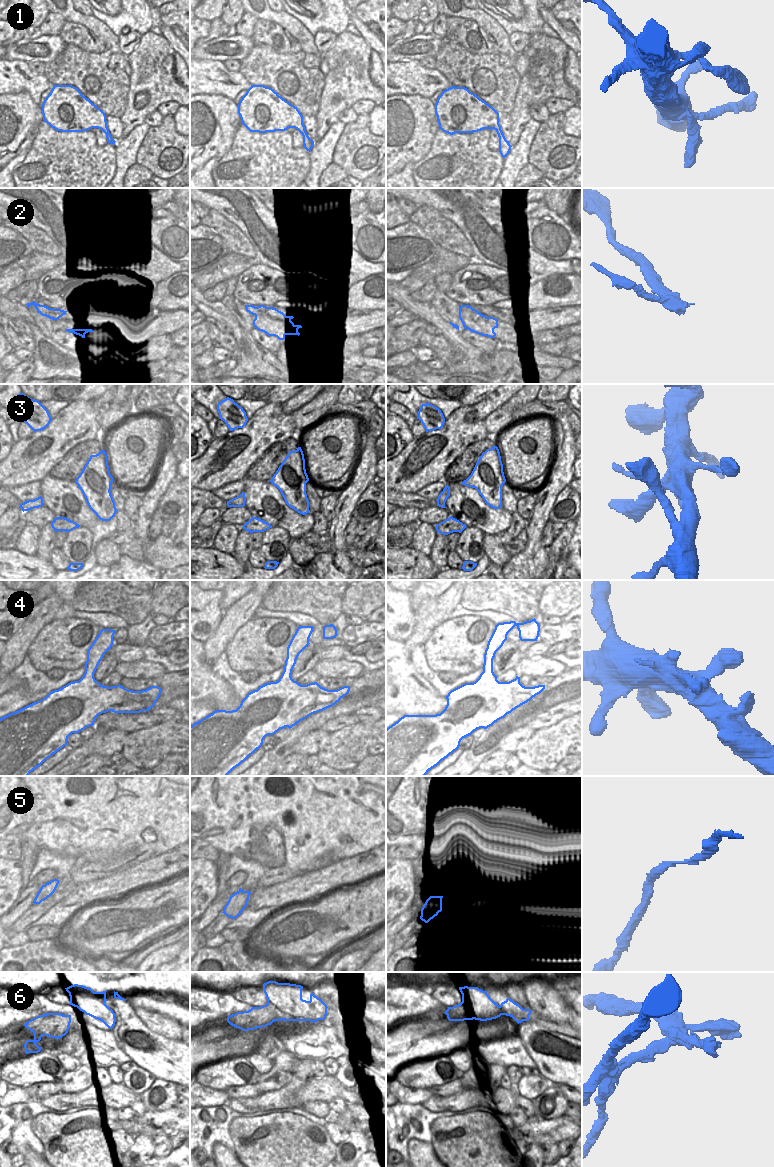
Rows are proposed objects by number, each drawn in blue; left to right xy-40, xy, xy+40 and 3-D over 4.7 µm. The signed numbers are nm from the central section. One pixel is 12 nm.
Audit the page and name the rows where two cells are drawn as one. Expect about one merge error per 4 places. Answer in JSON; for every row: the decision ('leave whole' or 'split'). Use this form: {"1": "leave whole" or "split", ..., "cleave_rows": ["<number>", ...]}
{"1": "leave whole", "2": "leave whole", "3": "leave whole", "4": "leave whole", "5": "leave whole", "6": "split", "cleave_rows": ["6"]}

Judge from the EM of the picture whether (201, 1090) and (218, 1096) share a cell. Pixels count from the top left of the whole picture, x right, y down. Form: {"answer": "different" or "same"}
{"answer": "same"}

